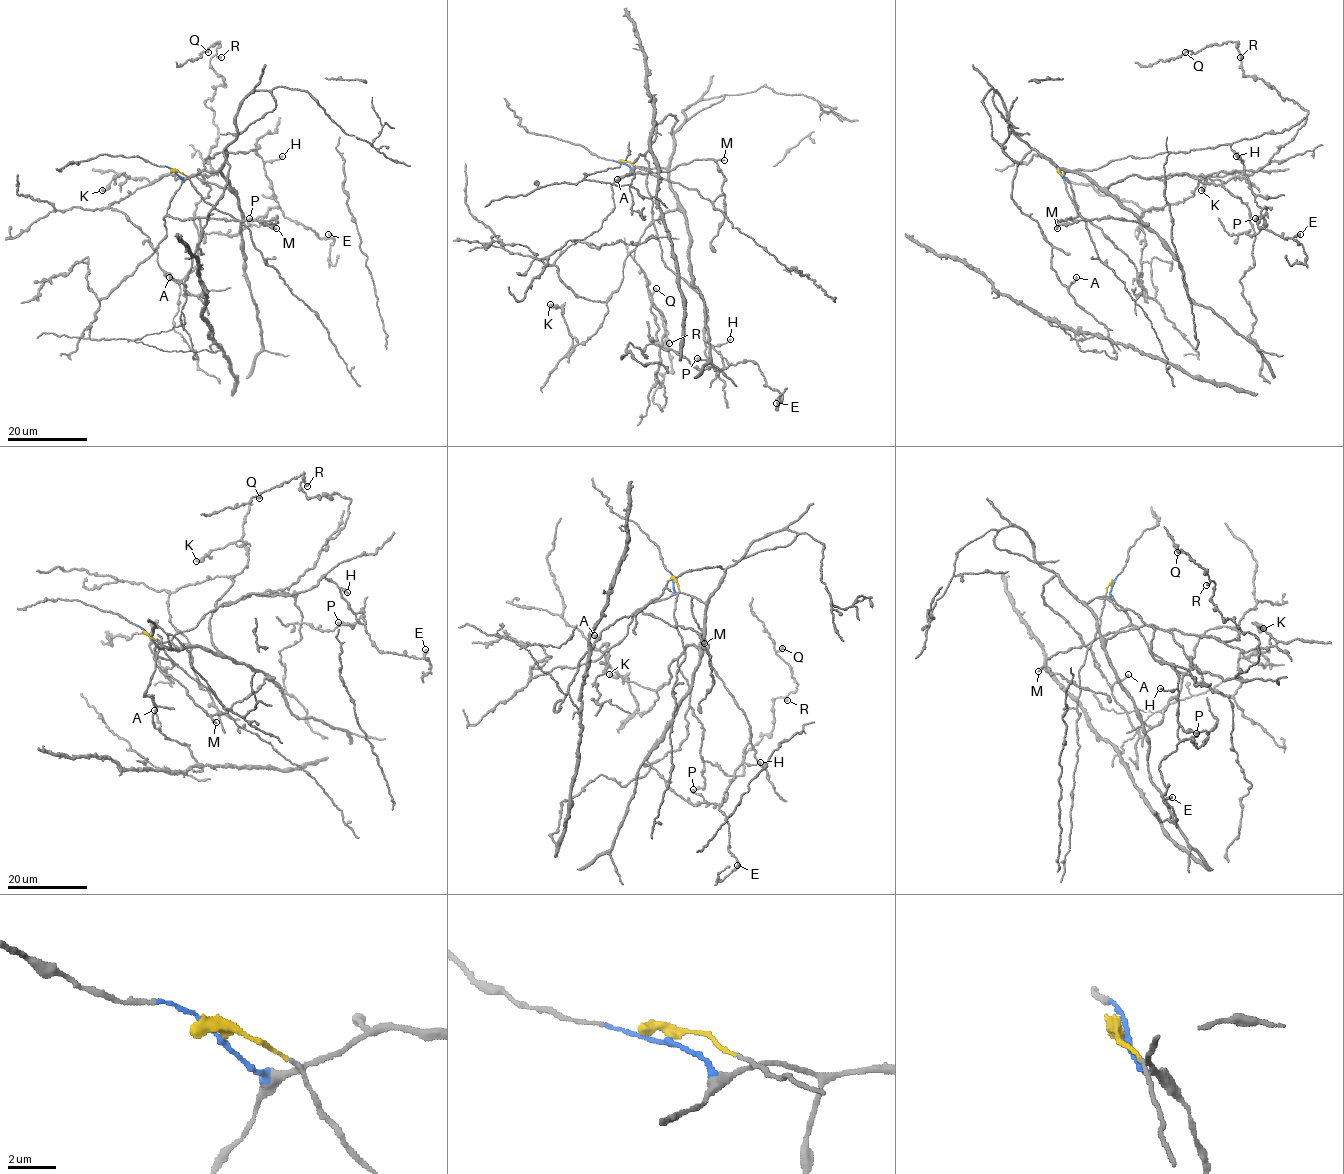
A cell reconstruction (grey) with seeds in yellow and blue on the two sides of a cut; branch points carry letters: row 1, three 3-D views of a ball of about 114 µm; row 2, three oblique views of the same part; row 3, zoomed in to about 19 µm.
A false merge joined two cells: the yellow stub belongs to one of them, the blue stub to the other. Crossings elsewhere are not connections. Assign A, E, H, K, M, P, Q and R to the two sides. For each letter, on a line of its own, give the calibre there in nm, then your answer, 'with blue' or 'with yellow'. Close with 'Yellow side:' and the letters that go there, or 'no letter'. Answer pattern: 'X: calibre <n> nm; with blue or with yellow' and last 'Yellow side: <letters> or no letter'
A: calibre 320 nm; with blue
E: calibre 440 nm; with blue
H: calibre 190 nm; with blue
K: calibre 600 nm; with blue
M: calibre 280 nm; with blue
P: calibre 550 nm; with blue
Q: calibre 480 nm; with blue
R: calibre 400 nm; with blue
Yellow side: no letter

